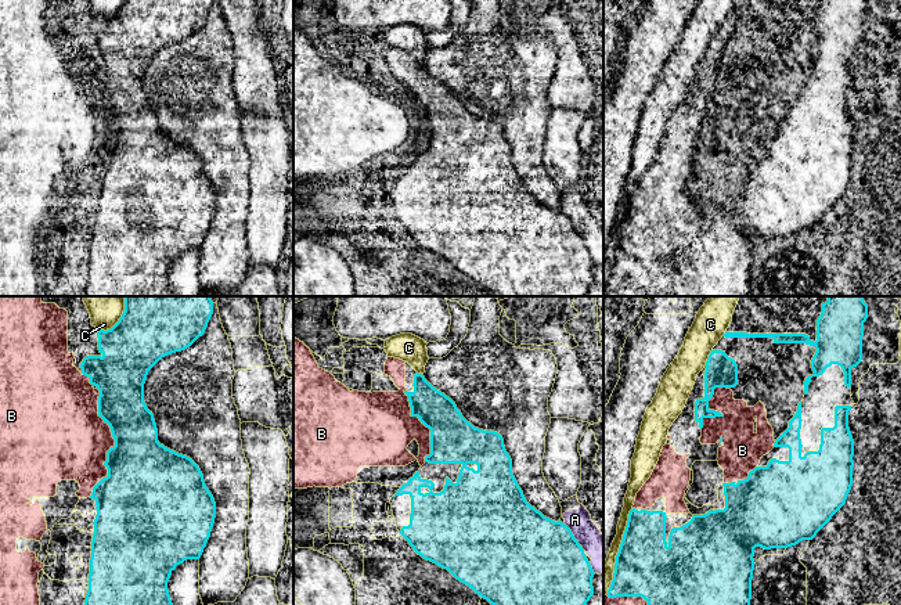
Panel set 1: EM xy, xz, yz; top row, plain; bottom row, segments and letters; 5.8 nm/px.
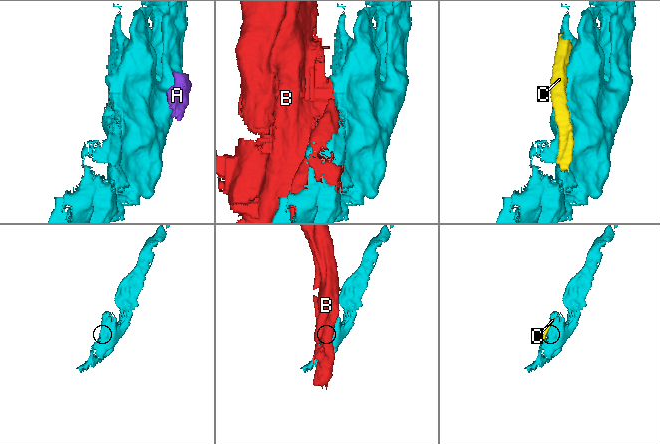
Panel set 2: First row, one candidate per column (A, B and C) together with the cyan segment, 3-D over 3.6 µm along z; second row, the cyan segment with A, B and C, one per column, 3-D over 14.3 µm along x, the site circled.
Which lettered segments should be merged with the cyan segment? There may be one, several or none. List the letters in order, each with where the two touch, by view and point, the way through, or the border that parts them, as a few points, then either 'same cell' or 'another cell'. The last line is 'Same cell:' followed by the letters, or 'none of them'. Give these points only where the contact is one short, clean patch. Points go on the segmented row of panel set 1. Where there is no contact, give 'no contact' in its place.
A: meets cyan in xz at (573, 537); another cell
B: meets cyan in yz at (713, 410); another cell
C: meets cyan in yz at (619, 551); another cell
Same cell: none of them

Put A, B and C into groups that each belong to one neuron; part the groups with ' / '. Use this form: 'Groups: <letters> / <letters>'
Groups: A / B / C

